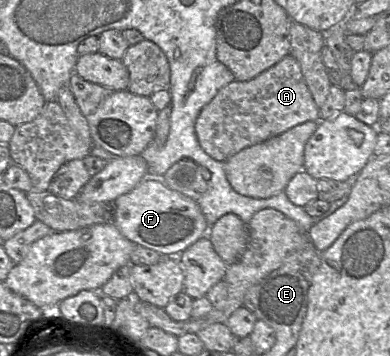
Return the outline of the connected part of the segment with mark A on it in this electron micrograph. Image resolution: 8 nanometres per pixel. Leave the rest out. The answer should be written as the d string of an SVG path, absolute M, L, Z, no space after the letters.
M290 54L249 81L236 81L221 88L200 111L195 132L201 148L213 159L225 162L241 150L276 137L306 121L319 121L320 108L304 80L298 61Z

